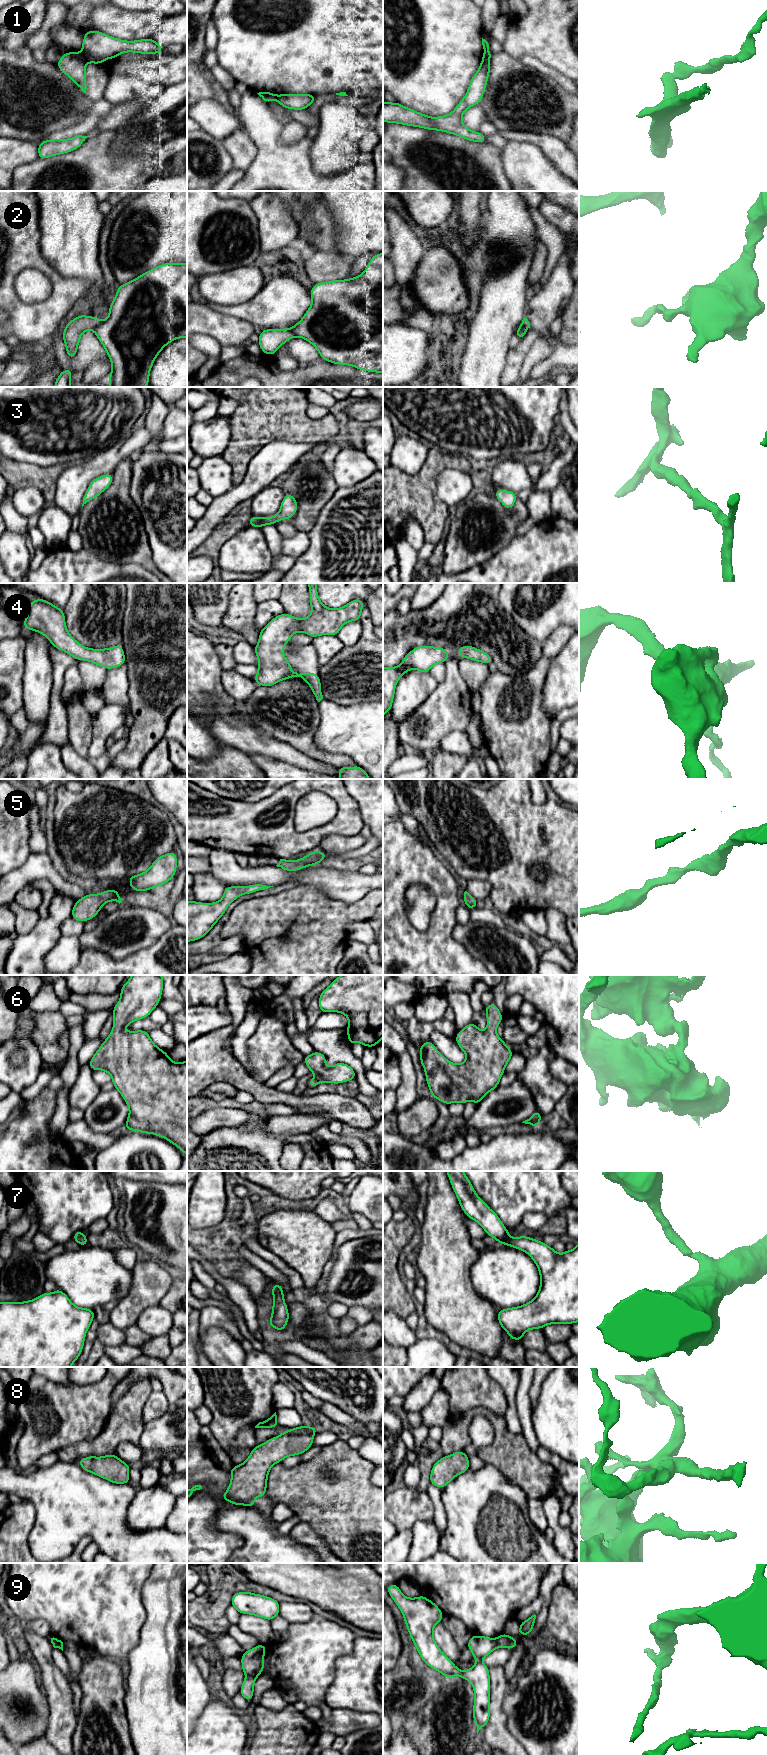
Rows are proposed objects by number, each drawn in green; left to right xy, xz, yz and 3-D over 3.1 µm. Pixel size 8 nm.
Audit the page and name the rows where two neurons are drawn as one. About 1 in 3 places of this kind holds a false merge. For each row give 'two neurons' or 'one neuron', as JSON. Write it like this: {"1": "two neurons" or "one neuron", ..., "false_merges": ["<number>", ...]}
{"1": "two neurons", "2": "two neurons", "3": "one neuron", "4": "one neuron", "5": "one neuron", "6": "one neuron", "7": "one neuron", "8": "one neuron", "9": "two neurons", "false_merges": ["1", "2", "9"]}

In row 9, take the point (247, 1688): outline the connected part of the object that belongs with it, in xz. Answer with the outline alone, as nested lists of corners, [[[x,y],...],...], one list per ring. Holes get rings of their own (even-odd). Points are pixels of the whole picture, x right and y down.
[[[247,1675],[239,1691],[239,1694],[249,1702],[252,1702],[255,1680],[256,1677]]]

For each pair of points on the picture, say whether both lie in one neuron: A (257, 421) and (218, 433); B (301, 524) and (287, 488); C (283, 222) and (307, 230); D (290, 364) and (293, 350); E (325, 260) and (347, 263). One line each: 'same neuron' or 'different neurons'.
A: different neurons
B: same neuron
C: different neurons
D: different neurons
E: same neuron

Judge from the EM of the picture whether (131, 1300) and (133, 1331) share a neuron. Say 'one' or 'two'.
two

